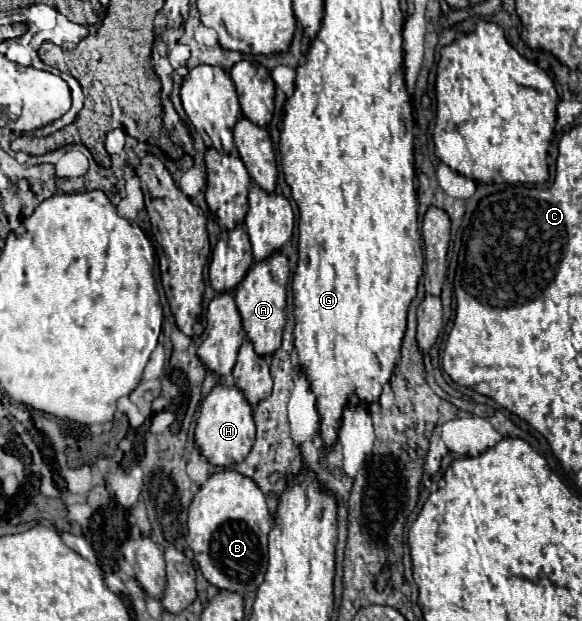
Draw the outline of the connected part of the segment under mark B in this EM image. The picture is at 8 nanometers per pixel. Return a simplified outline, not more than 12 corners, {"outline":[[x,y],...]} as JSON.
{"outline":[[214,473],[186,543],[210,585],[264,581],[272,517],[248,477]]}

